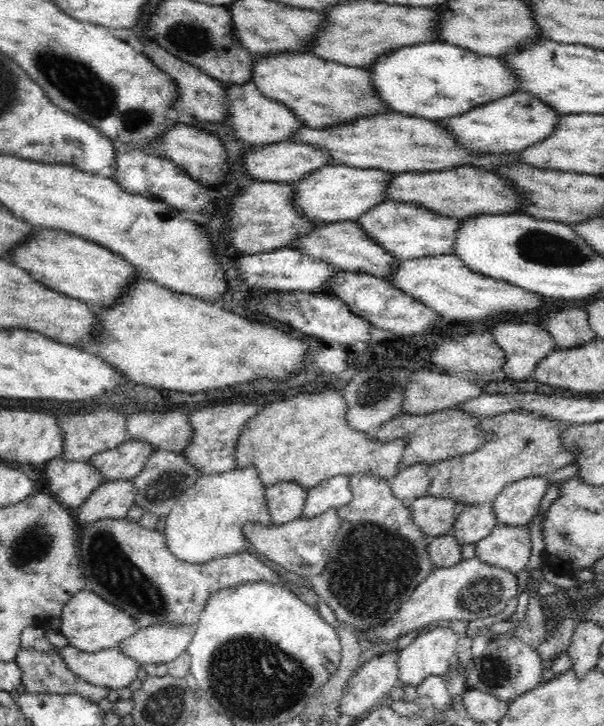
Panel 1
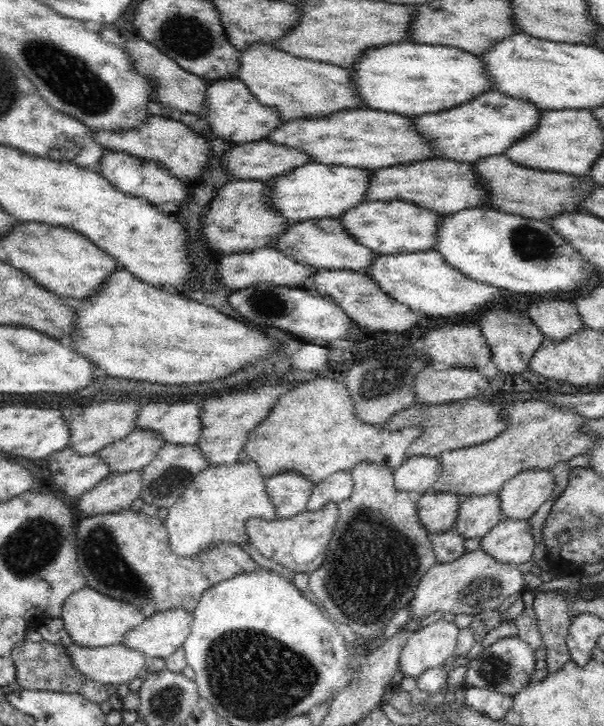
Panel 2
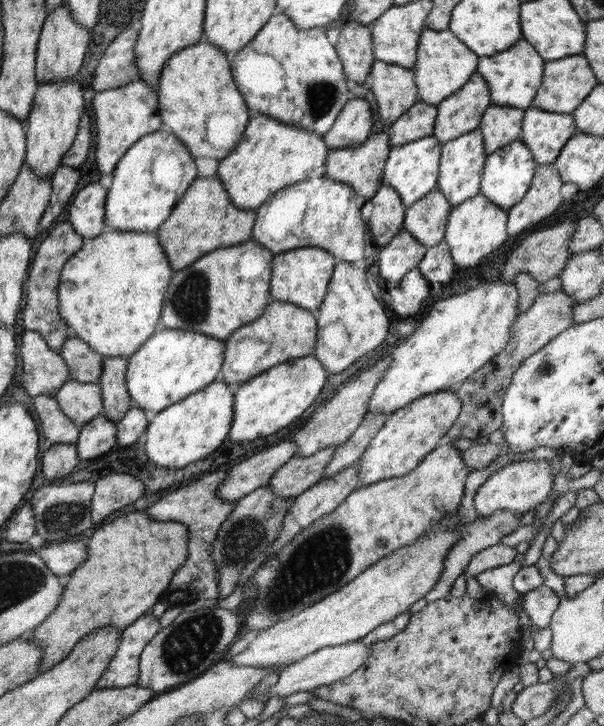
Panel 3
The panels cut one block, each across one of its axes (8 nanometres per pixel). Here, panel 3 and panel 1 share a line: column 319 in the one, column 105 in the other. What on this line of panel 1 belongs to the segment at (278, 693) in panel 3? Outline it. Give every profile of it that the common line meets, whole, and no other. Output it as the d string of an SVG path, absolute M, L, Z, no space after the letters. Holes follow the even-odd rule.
M36 638L33 647L40 652L53 650L65 660L69 668L90 684L120 690L136 680L136 672L142 667L116 646L100 652L82 652L74 646L56 647L48 638Z

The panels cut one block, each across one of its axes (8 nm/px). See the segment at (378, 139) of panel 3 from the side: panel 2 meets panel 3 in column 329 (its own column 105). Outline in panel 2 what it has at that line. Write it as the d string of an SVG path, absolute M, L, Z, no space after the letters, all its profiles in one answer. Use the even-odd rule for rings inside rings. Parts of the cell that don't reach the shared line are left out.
M107 149L95 169L100 175L106 177L114 185L114 188L129 197L142 197L154 203L158 210L171 214L174 205L182 202L188 204L192 198L190 195L190 182L183 181L180 177L172 175L166 165L154 163L143 158L133 157L127 152L118 152Z

